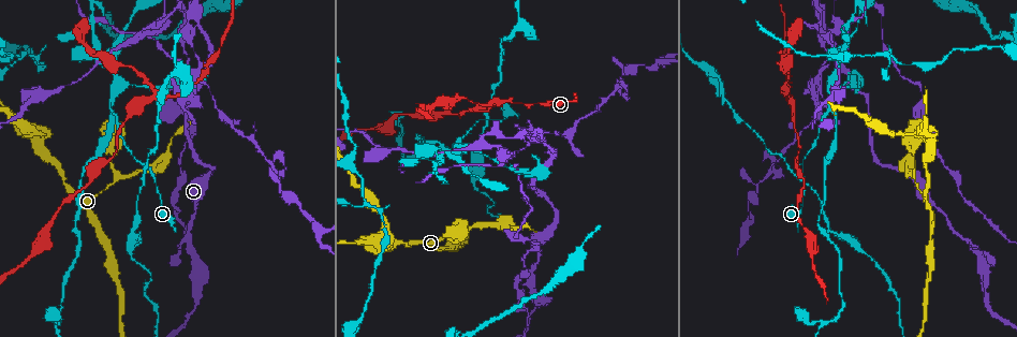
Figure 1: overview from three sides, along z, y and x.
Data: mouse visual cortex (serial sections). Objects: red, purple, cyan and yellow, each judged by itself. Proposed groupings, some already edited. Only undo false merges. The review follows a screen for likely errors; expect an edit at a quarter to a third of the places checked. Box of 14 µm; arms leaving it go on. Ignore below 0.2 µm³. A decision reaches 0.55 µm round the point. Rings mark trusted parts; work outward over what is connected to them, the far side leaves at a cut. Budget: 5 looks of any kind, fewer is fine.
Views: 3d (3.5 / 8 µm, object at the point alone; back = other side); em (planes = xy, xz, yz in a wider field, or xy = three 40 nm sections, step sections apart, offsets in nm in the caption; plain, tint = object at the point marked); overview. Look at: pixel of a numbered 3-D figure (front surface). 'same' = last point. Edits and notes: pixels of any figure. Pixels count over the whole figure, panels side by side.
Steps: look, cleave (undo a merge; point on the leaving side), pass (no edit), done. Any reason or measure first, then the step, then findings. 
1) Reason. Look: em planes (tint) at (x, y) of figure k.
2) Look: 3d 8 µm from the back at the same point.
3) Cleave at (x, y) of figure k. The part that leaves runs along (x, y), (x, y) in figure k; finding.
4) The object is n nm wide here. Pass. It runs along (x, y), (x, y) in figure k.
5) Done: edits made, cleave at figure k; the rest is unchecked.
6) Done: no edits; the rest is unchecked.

Three arms meet. Look: 3d 8 µm from the back at (782, 94) of figure 1.

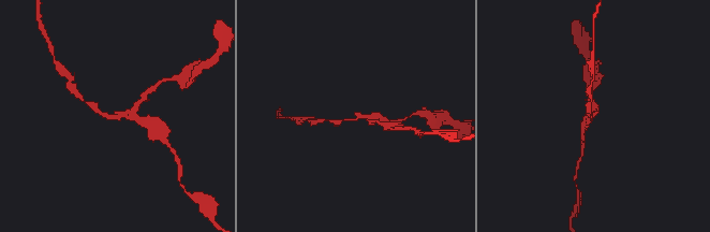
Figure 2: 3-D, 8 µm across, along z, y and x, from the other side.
Closer look. Look: 3d 3.5 µm at (122, 112) of figure 2.

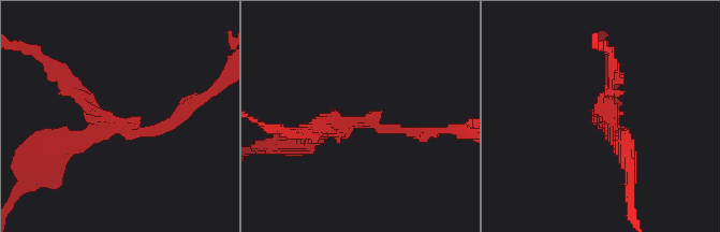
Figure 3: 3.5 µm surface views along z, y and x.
3 arms meet here; the arms are 150, 150, 150 nm wide. Cleave at (318, 122) of figure 3. The part that leaves runs along (347, 122), (270, 128) in figure 3; a second cell is stuck on.

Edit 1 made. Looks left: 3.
Arms part here. Look: 3d 3.5 µm at (912, 176) of figure 1.

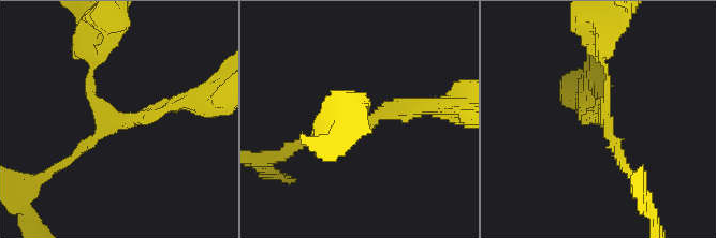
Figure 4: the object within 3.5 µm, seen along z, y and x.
3 arms meet here; the arms are 100, 150, 200 nm wide; shape alone is not enough. Look: em xy step 5 (tint) at (608, 127) of figure 4.

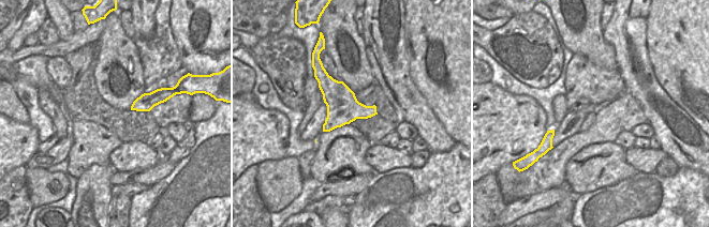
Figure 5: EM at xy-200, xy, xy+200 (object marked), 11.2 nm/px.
Pass. It runs along (55, 168), (107, 125), (87, 60) in figure 4; continuous, no second cell.

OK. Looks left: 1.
Done: edits made, cleave at figure 3; the rest is unchecked.

